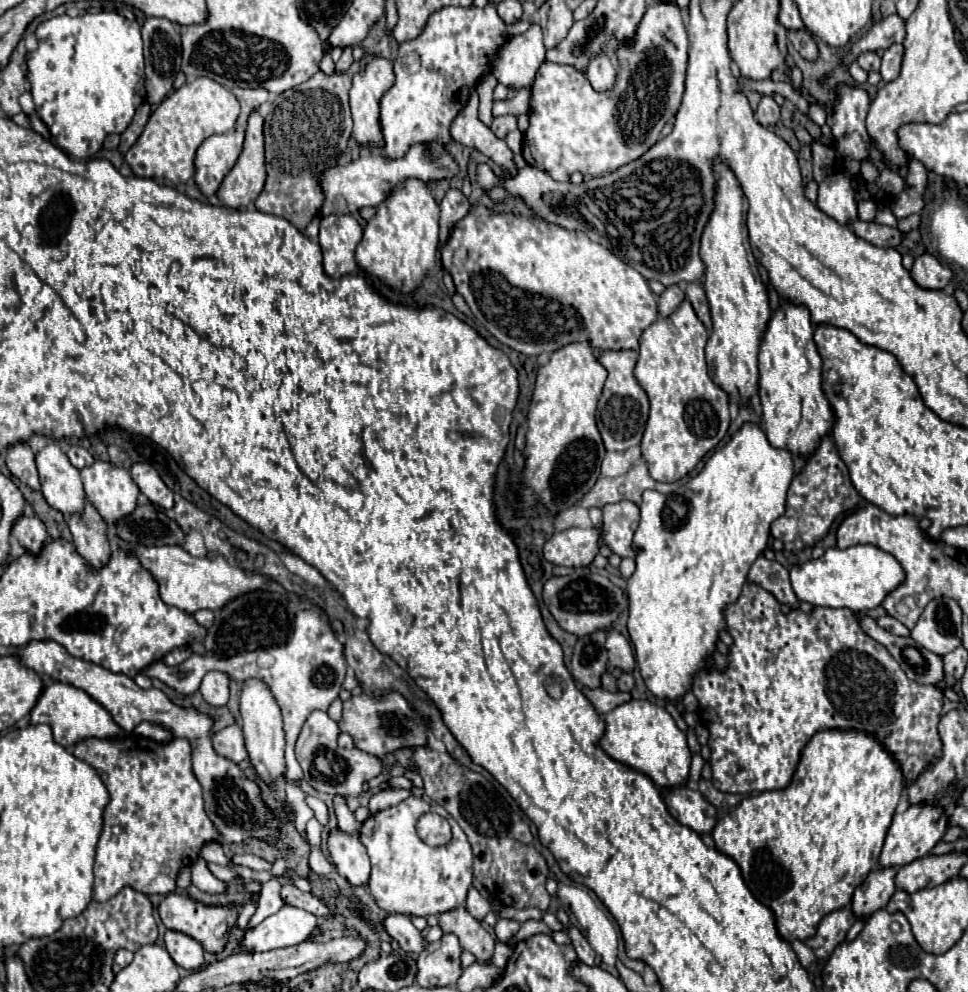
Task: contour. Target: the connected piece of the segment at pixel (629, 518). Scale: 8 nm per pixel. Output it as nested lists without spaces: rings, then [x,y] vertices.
[[[630,501],[614,503],[604,507],[604,535],[600,543],[606,543],[612,553],[620,557],[634,557],[638,547],[634,547],[634,531],[638,529],[638,505]]]

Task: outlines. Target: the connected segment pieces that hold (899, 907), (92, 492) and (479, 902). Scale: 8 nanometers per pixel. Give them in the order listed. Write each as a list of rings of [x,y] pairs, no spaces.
[[[896,890],[886,907],[888,913],[905,912],[909,906],[910,895],[904,891]]]
[[[96,459],[92,465],[80,469],[80,477],[86,499],[98,509],[108,525],[134,511],[140,489],[124,467]]]
[[[476,887],[470,889],[470,893],[468,893],[468,901],[466,901],[466,907],[468,907],[468,913],[470,913],[472,917],[476,917],[478,921],[484,921],[484,915],[486,915],[488,911],[492,911],[490,903],[478,893]]]

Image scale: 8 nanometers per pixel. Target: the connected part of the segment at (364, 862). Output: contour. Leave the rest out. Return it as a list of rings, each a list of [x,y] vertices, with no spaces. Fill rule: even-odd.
[[[336,829],[328,835],[328,851],[338,875],[342,875],[354,887],[368,885],[372,867],[366,849],[358,837],[346,835]]]

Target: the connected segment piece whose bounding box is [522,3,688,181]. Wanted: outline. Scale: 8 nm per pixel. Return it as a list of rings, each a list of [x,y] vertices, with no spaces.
[[[652,3],[646,9],[642,23],[638,25],[638,35],[634,37],[634,47],[626,51],[618,51],[618,83],[614,91],[596,93],[586,77],[574,67],[562,67],[558,63],[546,61],[532,83],[532,101],[530,101],[530,127],[524,133],[522,153],[528,165],[538,167],[548,173],[556,181],[568,181],[574,171],[588,175],[604,175],[608,171],[616,171],[618,167],[638,159],[644,155],[660,135],[660,129],[668,123],[672,115],[676,115],[682,93],[684,93],[684,77],[688,63],[688,33],[682,11],[670,3]]]

